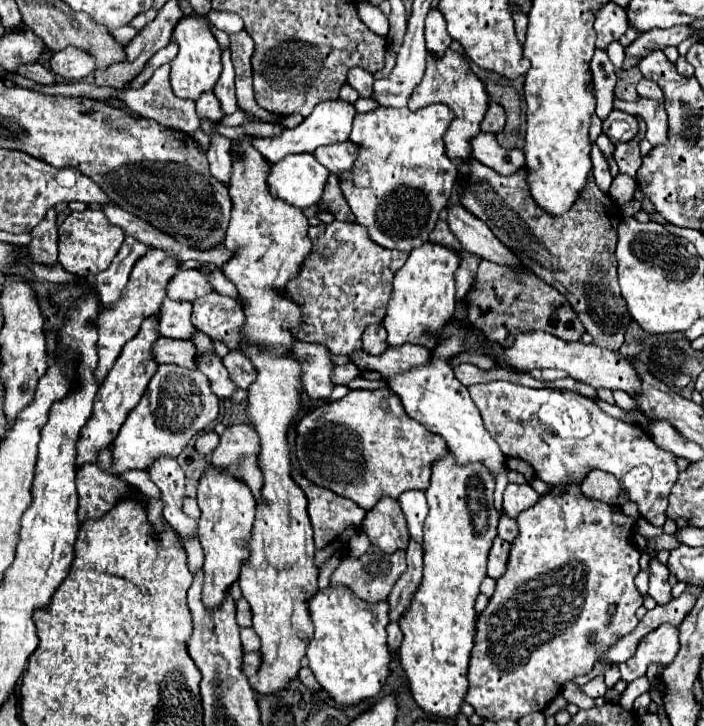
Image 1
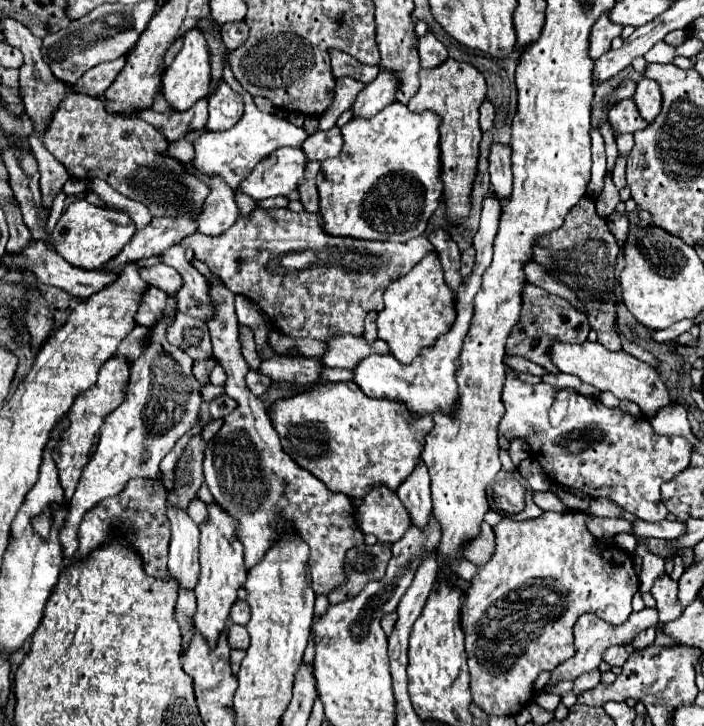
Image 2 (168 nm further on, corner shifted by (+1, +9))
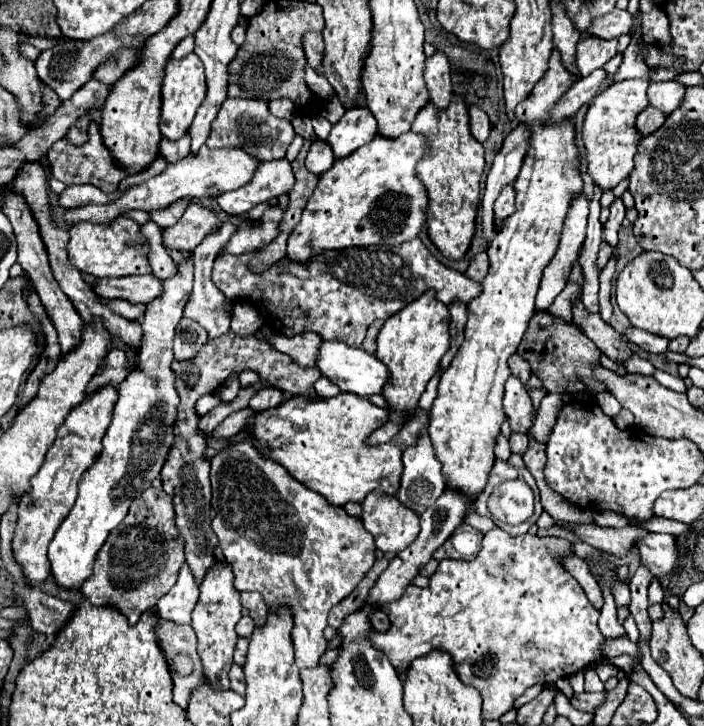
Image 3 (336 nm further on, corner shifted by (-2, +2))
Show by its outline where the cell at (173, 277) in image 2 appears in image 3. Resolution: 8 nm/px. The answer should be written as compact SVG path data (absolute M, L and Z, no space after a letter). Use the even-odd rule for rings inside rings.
M154 274L144 276L122 276L122 278L100 278L94 286L94 292L98 292L104 298L124 298L124 300L136 300L148 304L156 296L162 294L162 280Z

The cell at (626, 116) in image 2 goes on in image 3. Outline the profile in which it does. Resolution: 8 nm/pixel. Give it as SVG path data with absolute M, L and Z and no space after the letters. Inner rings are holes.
M646 108L646 110L642 110L640 114L638 114L638 118L636 118L636 128L638 128L638 132L642 134L642 136L646 136L646 134L652 134L652 132L656 132L662 124L664 124L664 120L666 120L666 116L662 114L662 112L658 112L656 108Z

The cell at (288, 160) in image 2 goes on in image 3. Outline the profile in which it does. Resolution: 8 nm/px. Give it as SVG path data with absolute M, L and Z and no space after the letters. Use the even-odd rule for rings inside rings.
M286 158L270 160L258 166L254 180L250 180L246 186L232 192L224 192L216 200L220 208L228 214L246 214L260 202L270 202L280 194L288 194L294 184L296 178L292 164Z

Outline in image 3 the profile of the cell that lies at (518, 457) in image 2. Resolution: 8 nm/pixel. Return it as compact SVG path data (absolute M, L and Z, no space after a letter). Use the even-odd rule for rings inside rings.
M512 432L512 436L510 436L510 448L512 448L512 452L524 454L528 450L528 444L530 444L530 440L528 440L526 434L514 434Z

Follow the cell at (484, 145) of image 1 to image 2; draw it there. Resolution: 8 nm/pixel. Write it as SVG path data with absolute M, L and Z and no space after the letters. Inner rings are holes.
M493 145L489 153L489 173L495 195L503 201L511 195L513 175L511 175L511 147Z

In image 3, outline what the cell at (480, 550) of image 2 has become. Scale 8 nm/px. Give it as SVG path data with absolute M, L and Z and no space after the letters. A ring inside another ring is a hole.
M462 524L452 536L450 540L446 540L446 544L442 544L442 548L438 548L438 552L434 554L436 560L444 560L444 558L452 558L452 560L474 560L480 542L482 542L484 534L474 530L468 524Z

